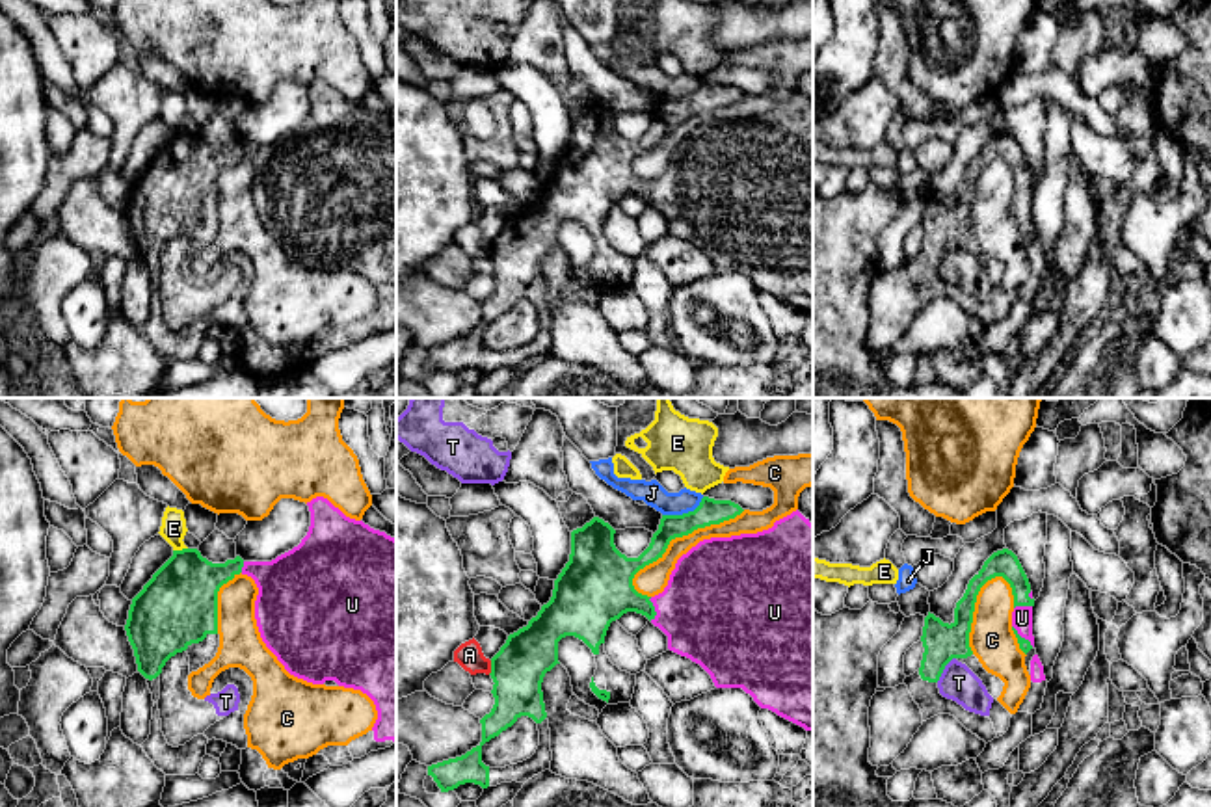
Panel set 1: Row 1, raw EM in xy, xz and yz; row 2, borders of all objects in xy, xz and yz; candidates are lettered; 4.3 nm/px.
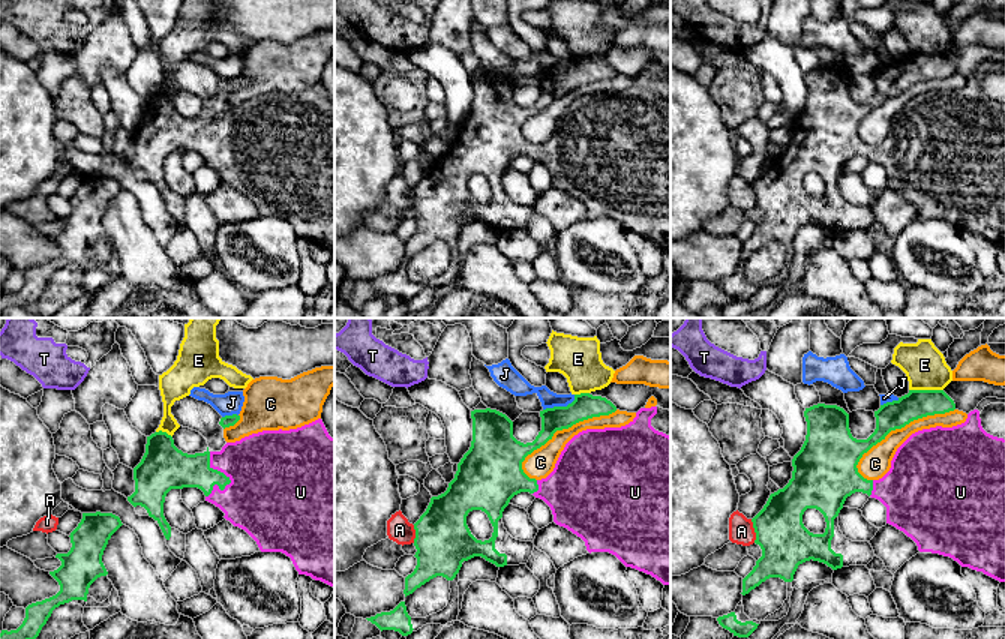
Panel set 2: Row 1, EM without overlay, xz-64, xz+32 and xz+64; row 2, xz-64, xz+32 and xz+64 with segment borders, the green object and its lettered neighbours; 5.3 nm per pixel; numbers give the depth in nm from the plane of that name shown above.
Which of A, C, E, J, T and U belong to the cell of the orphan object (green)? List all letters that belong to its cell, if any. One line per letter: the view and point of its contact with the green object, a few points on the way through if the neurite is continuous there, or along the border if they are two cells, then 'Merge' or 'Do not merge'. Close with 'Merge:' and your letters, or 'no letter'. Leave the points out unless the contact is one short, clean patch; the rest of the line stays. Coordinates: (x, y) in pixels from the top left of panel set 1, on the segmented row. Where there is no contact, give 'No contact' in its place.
A: Touches green at xz (492, 668). Do not merge
C: Touches green at xz (681, 536). Do not merge
E: Touches green at xy (179, 551). Do not merge
J: Touches green at xz (683, 514). Boundary: xz (704, 497), (692, 510), (663, 515). Do not merge
T: Touches green at yz (944, 668). Boundary: yz (955, 657), (936, 681). Do not merge
U: Touches green at xz (653, 608). Merge
Merge: U

